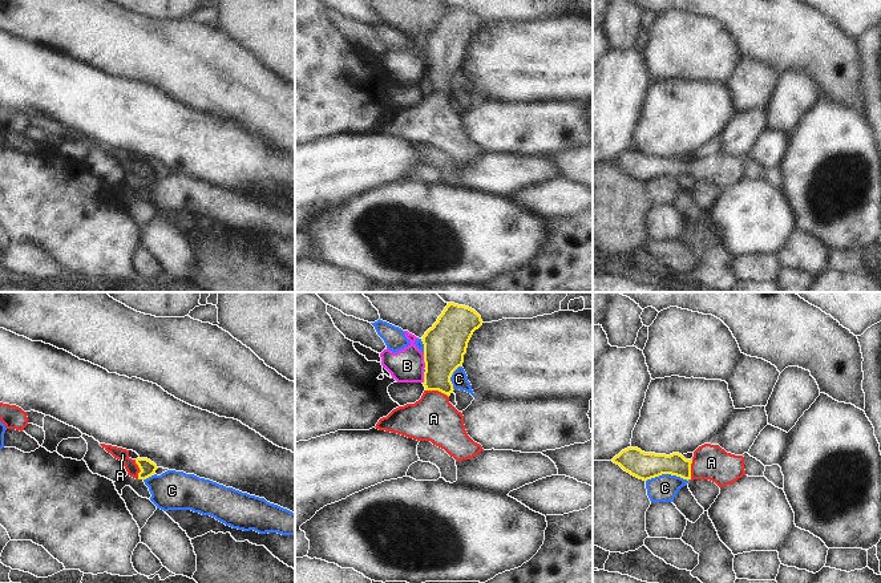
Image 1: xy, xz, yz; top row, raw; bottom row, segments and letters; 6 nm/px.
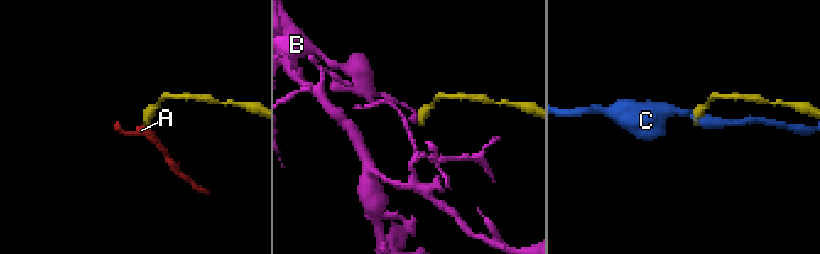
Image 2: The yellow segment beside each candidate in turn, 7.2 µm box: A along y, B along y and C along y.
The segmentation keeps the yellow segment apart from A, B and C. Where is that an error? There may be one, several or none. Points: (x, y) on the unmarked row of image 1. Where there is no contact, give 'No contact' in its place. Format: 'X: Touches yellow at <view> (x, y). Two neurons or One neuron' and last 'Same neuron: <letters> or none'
A: Touches yellow at xz (437, 92). One neuron
B: Touches yellow at xz (424, 64). Two neurons
C: Touches yellow at yz (666, 175). Two neurons
Same neuron: A.

